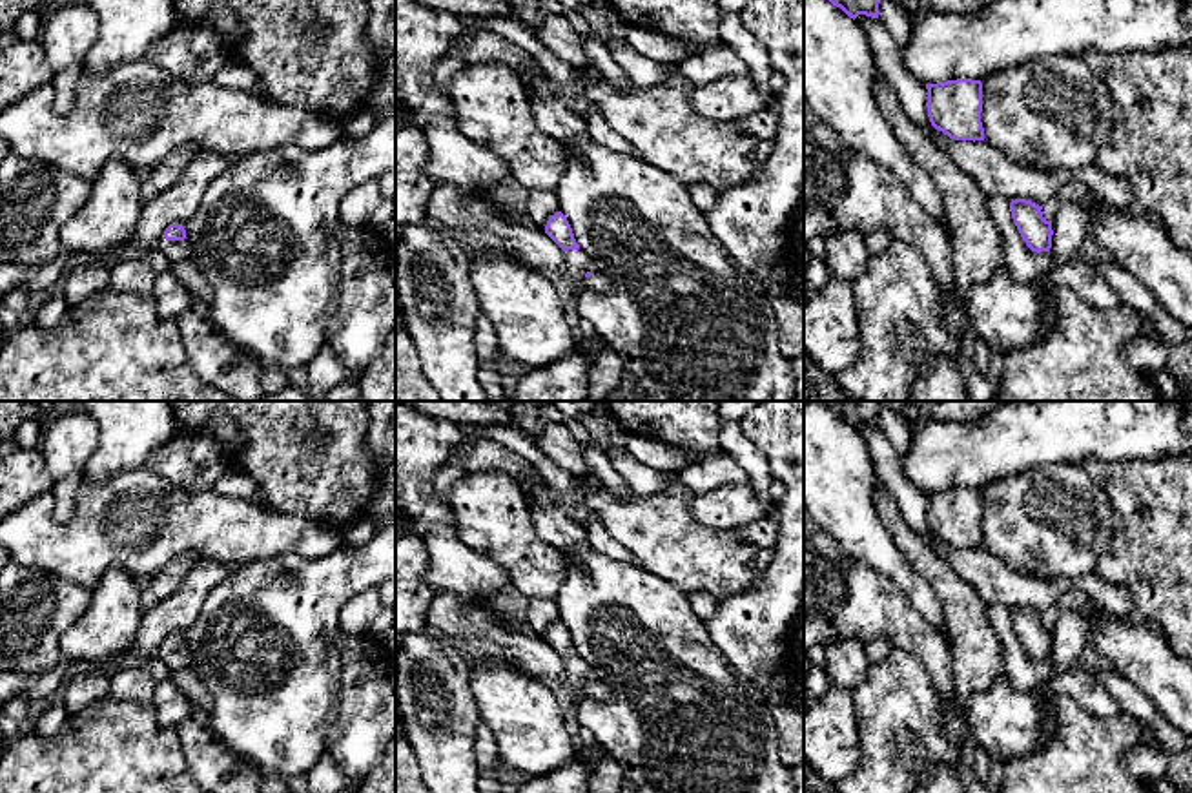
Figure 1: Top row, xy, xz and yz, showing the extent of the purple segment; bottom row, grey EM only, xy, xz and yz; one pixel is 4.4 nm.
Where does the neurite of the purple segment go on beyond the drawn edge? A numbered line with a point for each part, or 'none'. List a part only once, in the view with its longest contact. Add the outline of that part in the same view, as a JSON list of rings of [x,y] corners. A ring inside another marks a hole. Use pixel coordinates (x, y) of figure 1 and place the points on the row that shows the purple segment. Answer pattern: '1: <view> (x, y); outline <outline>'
1: xy (184, 268); outline [[[164,233],[157,241],[157,250],[171,261],[171,273],[177,281],[193,294],[195,301],[204,304],[211,299],[211,288],[193,259],[188,237],[184,241],[166,241]]]

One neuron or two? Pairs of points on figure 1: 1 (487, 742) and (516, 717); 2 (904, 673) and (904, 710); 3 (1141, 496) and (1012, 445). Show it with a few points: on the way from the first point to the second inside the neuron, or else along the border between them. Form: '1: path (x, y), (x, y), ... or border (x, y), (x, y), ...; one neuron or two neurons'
1: border (482, 719), (494, 739), (502, 766); two neurons
2: path (904, 682), (904, 700); one neuron
3: border (1127, 462), (1085, 458), (1078, 463); two neurons

